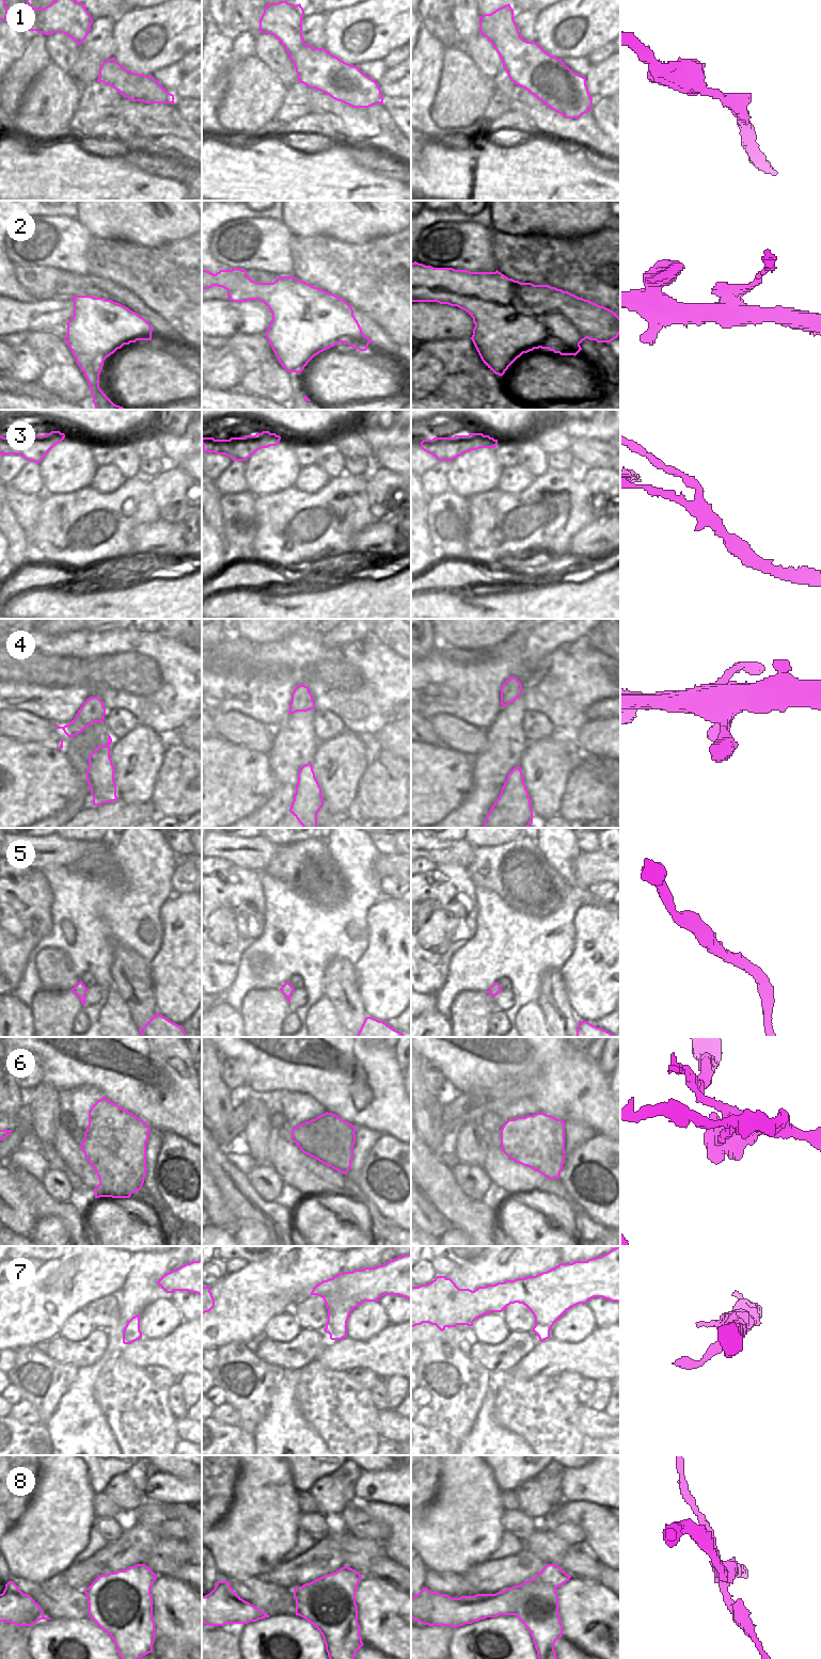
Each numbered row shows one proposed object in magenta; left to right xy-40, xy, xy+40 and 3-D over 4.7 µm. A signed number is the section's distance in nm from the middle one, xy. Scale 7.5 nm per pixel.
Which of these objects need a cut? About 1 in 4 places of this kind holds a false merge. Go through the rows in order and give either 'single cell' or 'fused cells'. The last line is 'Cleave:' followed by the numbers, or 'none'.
1: single cell
2: fused cells
3: fused cells
4: single cell
5: single cell
6: fused cells
7: single cell
8: fused cells
Cleave: 2, 3, 6, 8

